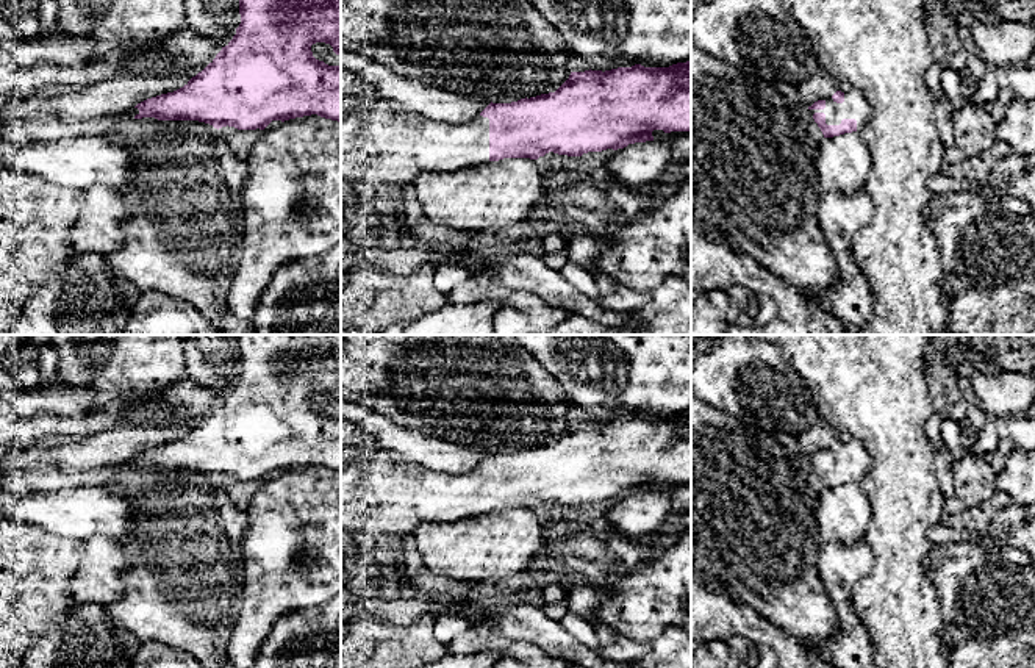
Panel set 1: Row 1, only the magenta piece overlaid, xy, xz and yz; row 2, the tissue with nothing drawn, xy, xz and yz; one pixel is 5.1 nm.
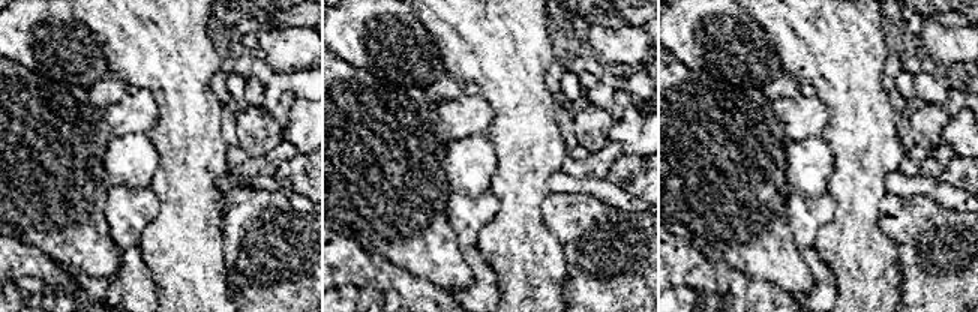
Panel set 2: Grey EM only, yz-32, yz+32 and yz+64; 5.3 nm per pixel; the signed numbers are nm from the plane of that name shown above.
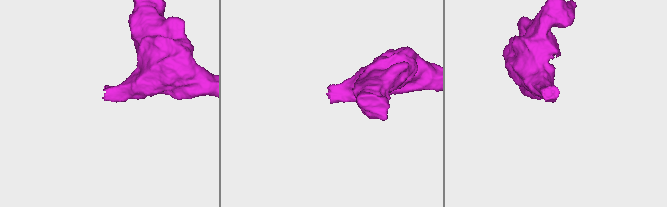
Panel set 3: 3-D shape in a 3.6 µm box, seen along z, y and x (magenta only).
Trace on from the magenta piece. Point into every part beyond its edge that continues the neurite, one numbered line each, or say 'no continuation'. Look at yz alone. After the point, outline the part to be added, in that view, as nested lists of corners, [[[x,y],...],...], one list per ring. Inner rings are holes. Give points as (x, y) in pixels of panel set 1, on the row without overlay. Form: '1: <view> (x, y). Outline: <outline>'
1: yz (854, 457). Outline: [[[852,438],[844,443],[844,452],[836,454],[832,447],[825,451],[824,460],[808,460],[811,465],[824,463],[827,476],[840,476],[843,469],[855,469],[857,482],[865,477],[869,469],[869,457],[865,451],[865,446],[860,440]]]

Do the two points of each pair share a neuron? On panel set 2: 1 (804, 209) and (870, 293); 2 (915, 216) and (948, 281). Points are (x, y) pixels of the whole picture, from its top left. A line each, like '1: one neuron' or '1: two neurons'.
1: two neurons
2: one neuron

